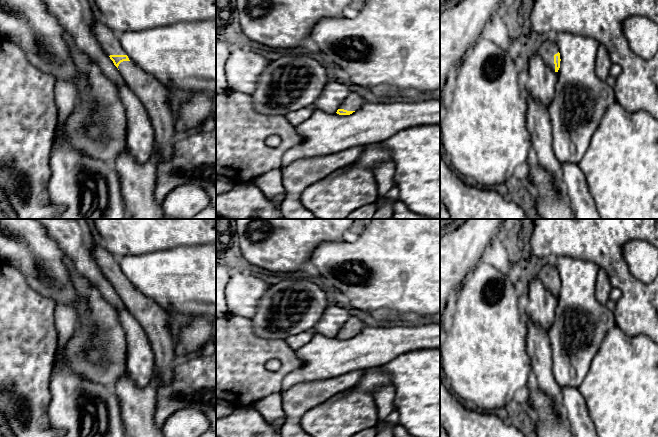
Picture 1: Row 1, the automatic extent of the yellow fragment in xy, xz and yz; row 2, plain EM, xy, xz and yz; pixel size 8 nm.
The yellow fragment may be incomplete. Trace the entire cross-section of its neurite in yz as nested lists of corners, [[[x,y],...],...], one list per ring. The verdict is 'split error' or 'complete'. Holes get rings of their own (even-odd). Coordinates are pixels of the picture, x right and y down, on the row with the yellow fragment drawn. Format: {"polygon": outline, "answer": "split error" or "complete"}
{"polygon": [[[551,36],[541,45],[539,48],[539,54],[544,63],[557,74],[560,68],[561,59],[557,45]]], "answer": "split error"}

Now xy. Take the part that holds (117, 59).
{"polygon": [[[94,20],[93,31],[130,90],[146,108],[154,129],[154,149],[160,157],[168,158],[172,154],[176,138],[169,88],[134,64],[123,50],[118,34],[106,27],[102,20]]], "answer": "split error"}

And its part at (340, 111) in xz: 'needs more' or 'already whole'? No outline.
needs more

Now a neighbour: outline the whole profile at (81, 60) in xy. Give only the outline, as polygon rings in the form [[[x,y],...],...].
[[[67,31],[64,32],[63,38],[70,49],[70,54],[78,69],[79,77],[86,75],[91,63],[89,57],[76,47],[73,37]]]

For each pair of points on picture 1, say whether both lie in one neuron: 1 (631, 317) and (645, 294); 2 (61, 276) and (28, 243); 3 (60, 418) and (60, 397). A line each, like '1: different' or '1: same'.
1: same
2: same
3: same

